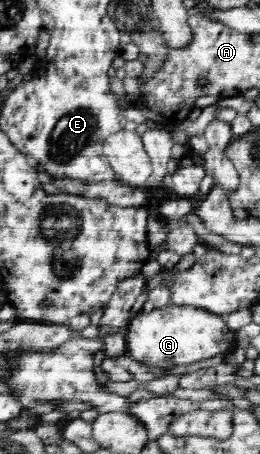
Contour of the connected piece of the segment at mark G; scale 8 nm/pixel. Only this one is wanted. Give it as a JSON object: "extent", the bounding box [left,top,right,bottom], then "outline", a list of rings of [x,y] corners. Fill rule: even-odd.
{"extent":[126,304,237,369],"outline":[[[169,304],[166,307],[155,308],[151,312],[141,311],[129,321],[126,332],[127,354],[145,366],[169,369],[174,366],[195,364],[195,362],[201,362],[207,358],[216,360],[219,354],[225,356],[236,344],[237,332],[227,326],[222,315],[216,315],[195,307]]]}

